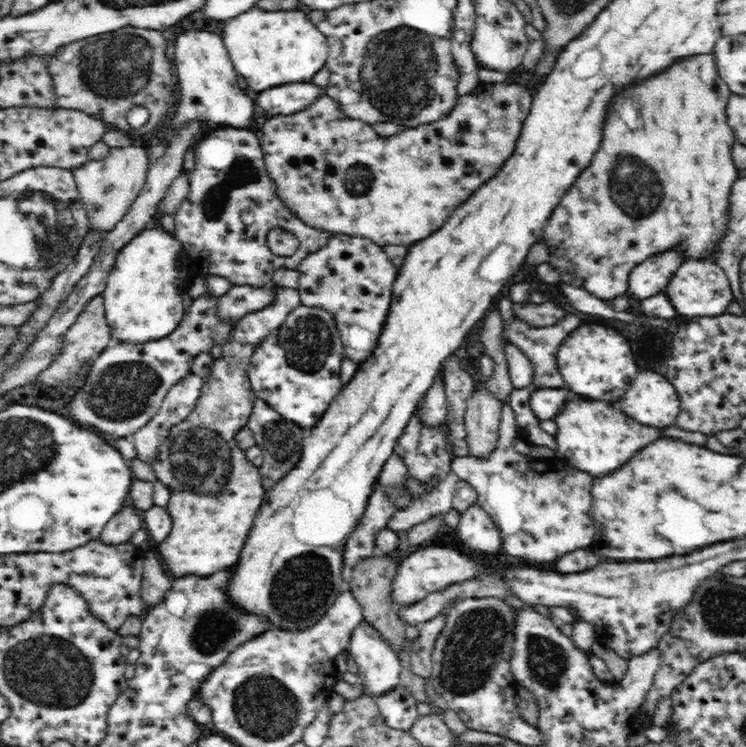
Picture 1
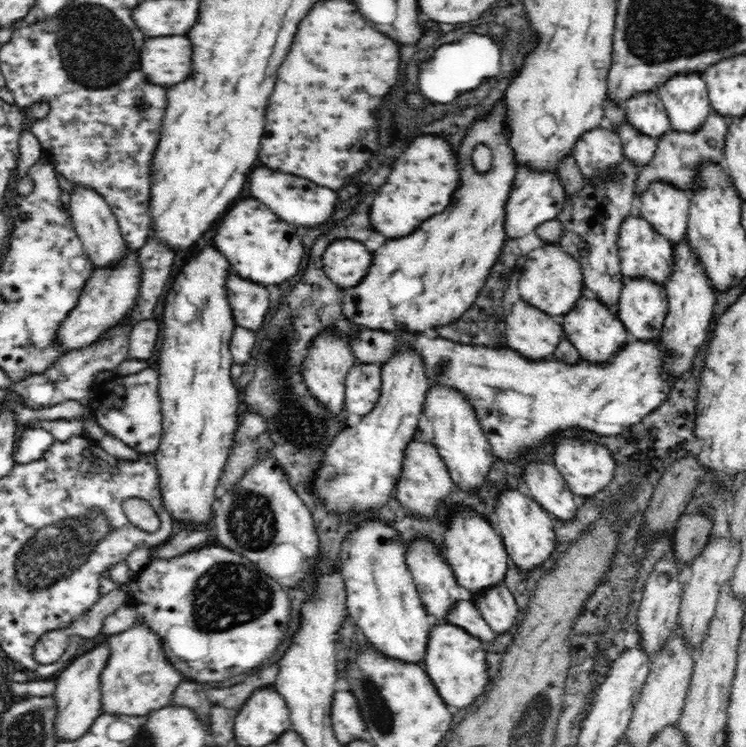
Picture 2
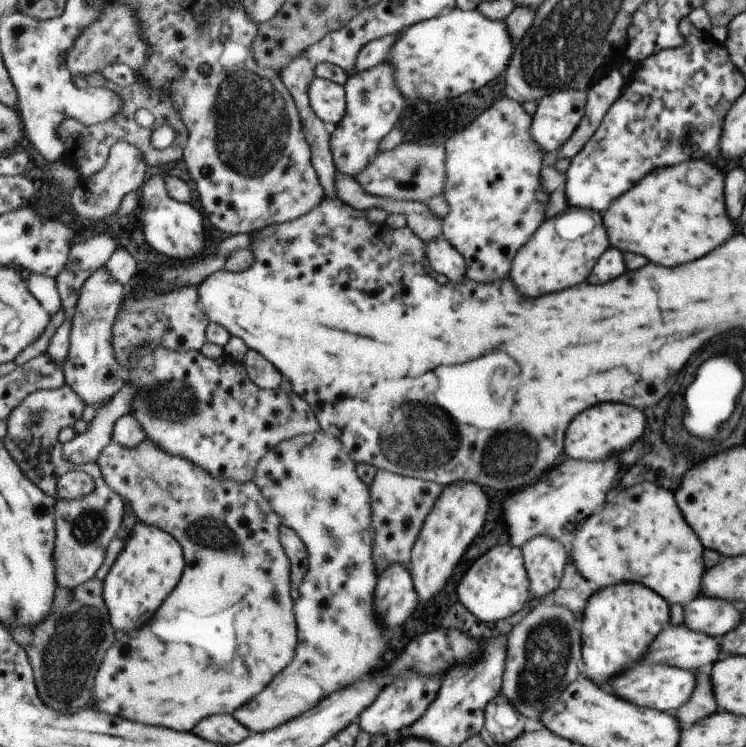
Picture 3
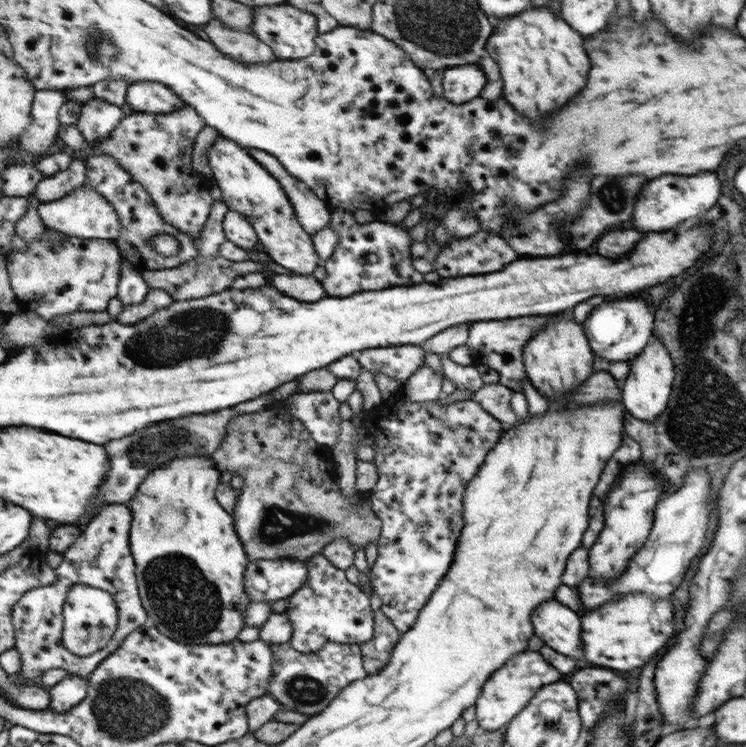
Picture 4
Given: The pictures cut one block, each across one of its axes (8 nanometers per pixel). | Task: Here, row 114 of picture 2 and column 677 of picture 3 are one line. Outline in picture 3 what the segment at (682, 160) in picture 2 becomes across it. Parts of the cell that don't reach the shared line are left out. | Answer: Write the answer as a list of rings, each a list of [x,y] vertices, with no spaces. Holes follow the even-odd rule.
[[[698,671],[694,673],[696,686],[692,690],[691,697],[672,712],[676,717],[676,721],[680,723],[681,728],[689,727],[694,722],[719,710],[714,699],[714,693],[711,692],[708,675]]]

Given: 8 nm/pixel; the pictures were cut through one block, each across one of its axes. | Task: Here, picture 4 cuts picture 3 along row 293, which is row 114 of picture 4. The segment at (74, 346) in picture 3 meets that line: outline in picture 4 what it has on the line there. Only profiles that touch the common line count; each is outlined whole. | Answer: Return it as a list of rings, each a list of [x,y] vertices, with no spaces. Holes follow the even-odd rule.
[[[96,97],[83,102],[77,126],[89,142],[97,142],[109,138],[126,115],[123,107]]]

